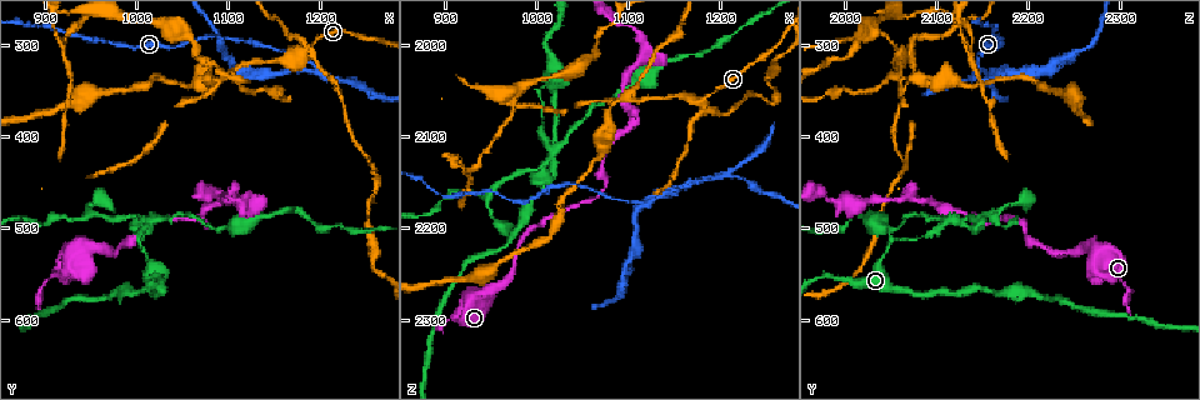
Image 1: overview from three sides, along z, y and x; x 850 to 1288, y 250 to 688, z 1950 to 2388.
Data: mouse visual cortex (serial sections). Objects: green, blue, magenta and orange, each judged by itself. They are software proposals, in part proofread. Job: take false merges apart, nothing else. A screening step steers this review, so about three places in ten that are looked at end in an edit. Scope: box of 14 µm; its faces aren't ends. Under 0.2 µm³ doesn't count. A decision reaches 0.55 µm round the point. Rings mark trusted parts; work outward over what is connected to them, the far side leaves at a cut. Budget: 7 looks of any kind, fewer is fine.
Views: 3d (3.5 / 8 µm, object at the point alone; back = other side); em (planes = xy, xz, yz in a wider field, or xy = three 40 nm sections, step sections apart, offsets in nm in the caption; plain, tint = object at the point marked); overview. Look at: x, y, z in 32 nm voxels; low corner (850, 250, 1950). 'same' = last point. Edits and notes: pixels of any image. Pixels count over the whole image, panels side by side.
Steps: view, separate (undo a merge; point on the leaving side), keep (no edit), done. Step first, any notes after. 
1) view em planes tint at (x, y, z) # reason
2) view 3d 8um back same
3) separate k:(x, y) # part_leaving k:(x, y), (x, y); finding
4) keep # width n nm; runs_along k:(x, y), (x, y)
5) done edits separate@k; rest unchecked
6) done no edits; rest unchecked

view 3d 3.5um at (1005, 530, 2045) # thick turns thin

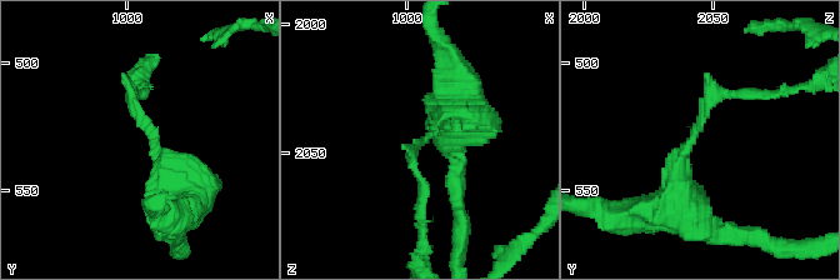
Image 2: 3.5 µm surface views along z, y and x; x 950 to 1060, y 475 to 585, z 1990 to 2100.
view em xy step 2 plain at (1010, 528, 2042)

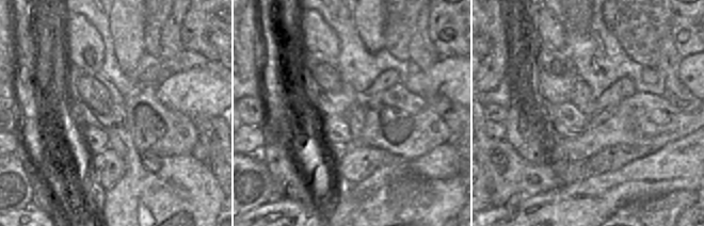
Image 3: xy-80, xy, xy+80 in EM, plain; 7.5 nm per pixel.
view em xy step 2 tint same # with the object marked

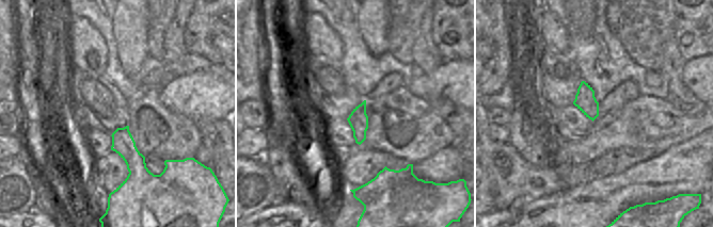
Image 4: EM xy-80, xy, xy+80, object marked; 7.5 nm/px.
keep # runs_along 2:(675, 204), (704, 108), (743, 93); continuous, no second cell

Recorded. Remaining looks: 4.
view 3d 3.5um at (1015, 485, 2115) # three arms meet

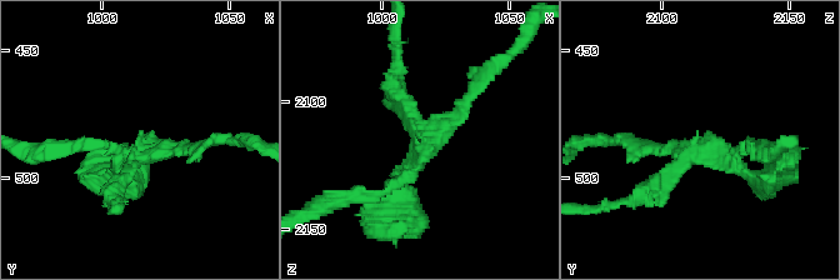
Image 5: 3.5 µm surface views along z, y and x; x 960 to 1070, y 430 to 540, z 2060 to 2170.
view em xy step 5 tint at (1017, 489, 2114)

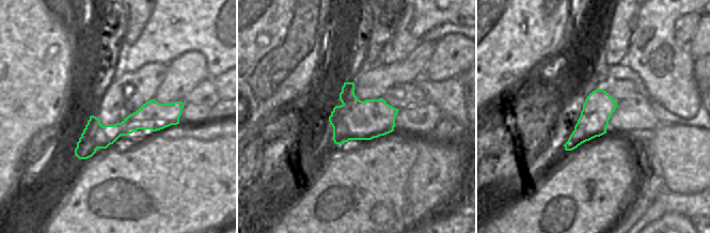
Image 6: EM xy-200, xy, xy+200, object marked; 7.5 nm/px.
separate 5:(359, 190) # part_leaving 5:(421, 135), (460, 119), (506, 58); two cells meet here

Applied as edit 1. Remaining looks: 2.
done edits separate@5; rest unchecked

